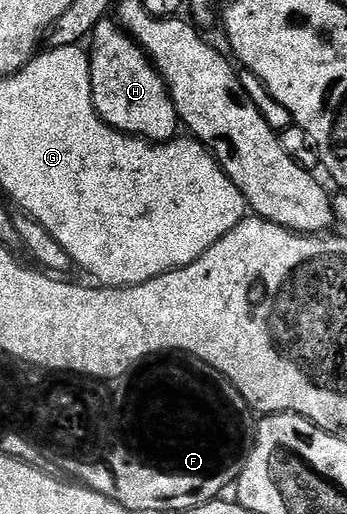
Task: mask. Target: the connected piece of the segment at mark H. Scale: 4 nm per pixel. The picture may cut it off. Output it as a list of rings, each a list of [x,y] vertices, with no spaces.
[[[106,18],[90,37],[90,74],[92,101],[96,113],[112,128],[139,136],[142,140],[163,142],[177,135],[176,107],[164,85],[164,79],[143,48],[120,27],[115,19]]]

